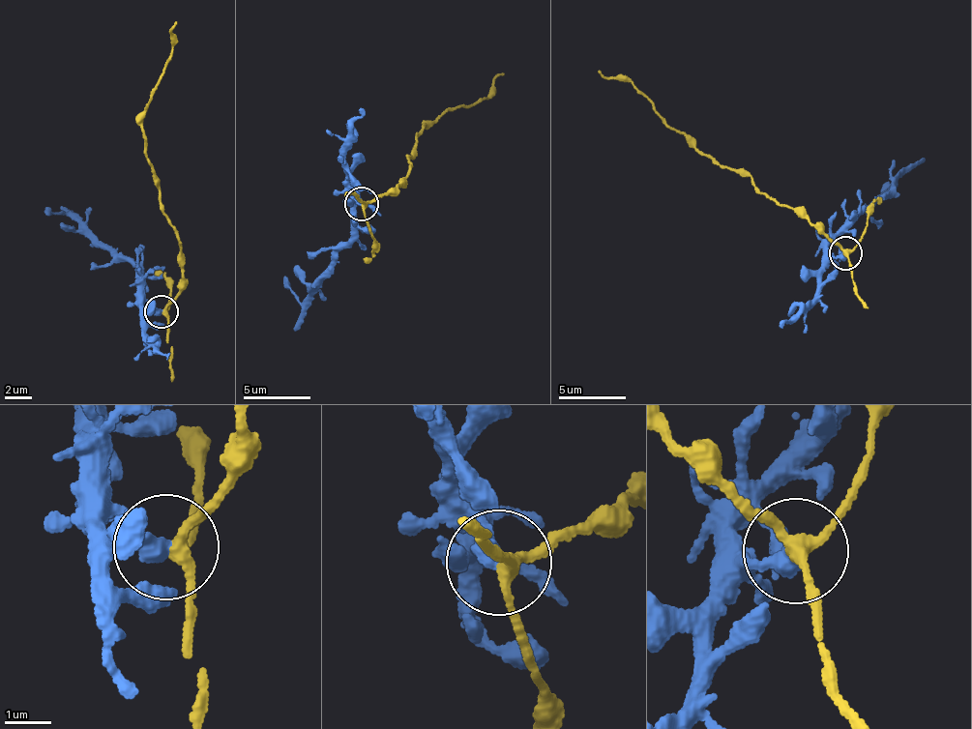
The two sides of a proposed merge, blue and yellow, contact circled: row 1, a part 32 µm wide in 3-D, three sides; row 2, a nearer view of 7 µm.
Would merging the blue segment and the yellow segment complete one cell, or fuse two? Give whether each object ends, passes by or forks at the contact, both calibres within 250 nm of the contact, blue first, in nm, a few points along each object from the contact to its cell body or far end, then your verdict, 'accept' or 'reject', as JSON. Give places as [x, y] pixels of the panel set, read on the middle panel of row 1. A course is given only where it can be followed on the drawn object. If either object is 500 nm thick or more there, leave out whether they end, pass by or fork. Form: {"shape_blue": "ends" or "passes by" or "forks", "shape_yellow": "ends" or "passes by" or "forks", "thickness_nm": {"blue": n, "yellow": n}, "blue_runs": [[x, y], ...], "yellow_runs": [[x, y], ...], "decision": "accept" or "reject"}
{"shape_blue": "ends", "shape_yellow": "forks", "thickness_nm": {"blue": 360, "yellow": 220}, "blue_runs": [[361, 205], [361, 196], [353, 191], [357, 223], [323, 279], [301, 302], [283, 277]], "yellow_runs": [[361, 205], [396, 189], [408, 176], [415, 136], [427, 124], [490, 96], [494, 79], [503, 74]], "decision": "accept"}

